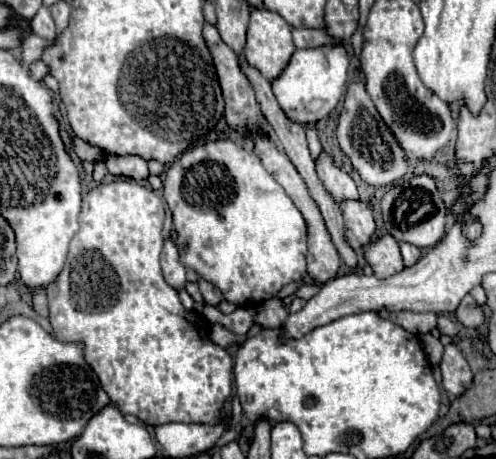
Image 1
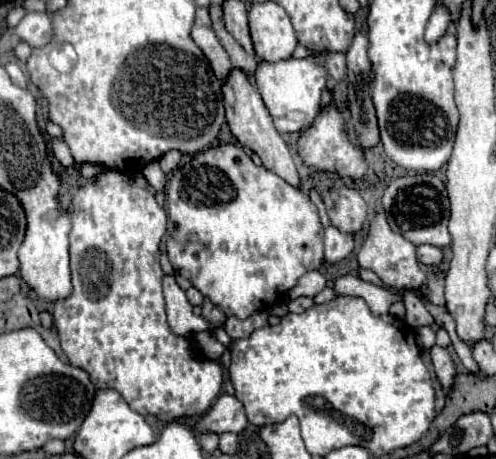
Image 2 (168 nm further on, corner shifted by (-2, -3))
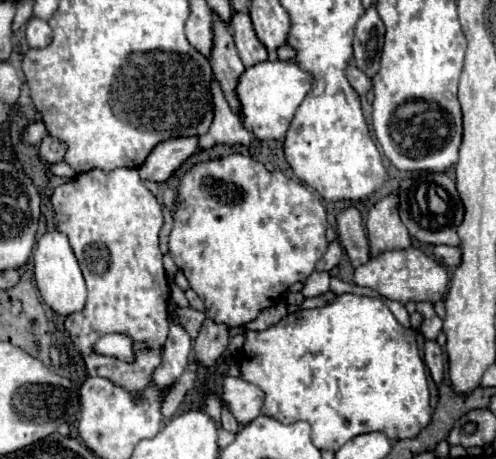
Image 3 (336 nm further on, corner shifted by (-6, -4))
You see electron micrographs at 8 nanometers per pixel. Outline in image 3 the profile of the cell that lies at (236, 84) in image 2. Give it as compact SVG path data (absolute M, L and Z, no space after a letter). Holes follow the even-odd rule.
M212 16L212 30L214 30L214 46L210 56L212 72L216 80L220 82L230 108L236 114L240 114L240 104L238 104L234 88L238 84L240 74L244 72L244 64L236 52L236 46L232 40L232 28L224 24L224 20L216 20L216 16Z

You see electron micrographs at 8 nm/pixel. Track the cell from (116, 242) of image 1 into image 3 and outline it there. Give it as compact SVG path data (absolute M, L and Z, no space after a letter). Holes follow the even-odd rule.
M136 168L112 172L88 170L64 182L52 192L56 230L66 234L80 262L88 286L88 302L82 312L66 318L74 348L80 352L88 376L104 376L140 396L150 384L150 374L162 360L162 346L168 338L170 288L158 248L162 208L144 186ZM104 334L128 334L136 340L136 362L124 364L116 358L94 354L94 342Z

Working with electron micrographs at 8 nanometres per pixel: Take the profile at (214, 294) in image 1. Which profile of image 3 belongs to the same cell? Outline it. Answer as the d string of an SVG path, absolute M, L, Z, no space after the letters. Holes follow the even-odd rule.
M206 318L206 322L202 324L202 330L192 346L192 354L194 354L192 360L204 368L216 364L216 360L222 358L226 352L228 338L230 338L230 334L224 324L216 324L210 318Z

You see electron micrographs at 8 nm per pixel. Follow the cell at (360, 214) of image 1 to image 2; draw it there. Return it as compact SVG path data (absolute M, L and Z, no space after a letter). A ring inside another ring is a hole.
M336 227L324 231L324 259L326 263L342 261L354 249L354 235L342 233Z

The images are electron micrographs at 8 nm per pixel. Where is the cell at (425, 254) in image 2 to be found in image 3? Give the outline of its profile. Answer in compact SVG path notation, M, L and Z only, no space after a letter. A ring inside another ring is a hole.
M436 246L434 258L446 266L458 266L462 260L462 252L460 248L452 248L452 246Z

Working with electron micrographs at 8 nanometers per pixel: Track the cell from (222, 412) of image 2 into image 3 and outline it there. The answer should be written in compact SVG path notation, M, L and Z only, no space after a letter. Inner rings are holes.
M228 376L224 380L222 402L226 402L232 414L236 416L236 420L242 426L246 426L260 414L264 404L264 392L260 392L260 388L256 388L254 384L248 384L242 378Z

